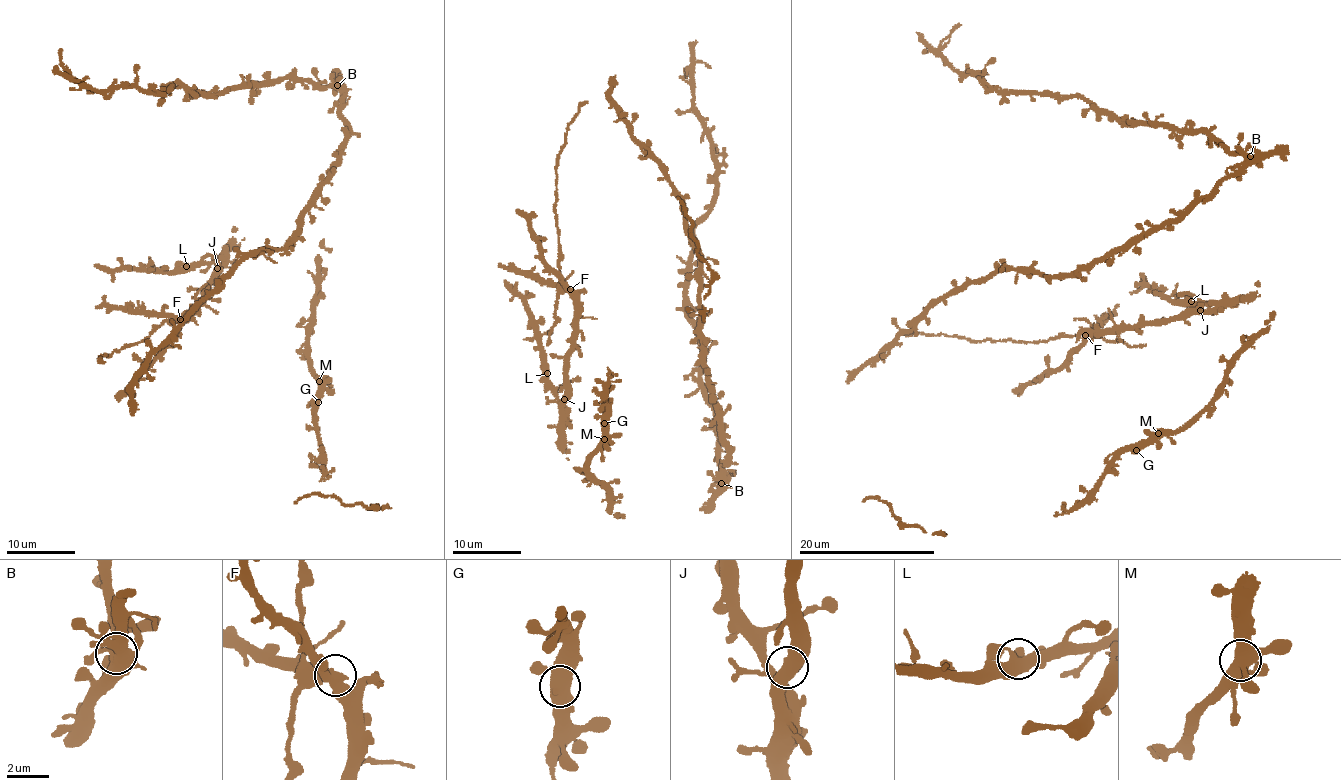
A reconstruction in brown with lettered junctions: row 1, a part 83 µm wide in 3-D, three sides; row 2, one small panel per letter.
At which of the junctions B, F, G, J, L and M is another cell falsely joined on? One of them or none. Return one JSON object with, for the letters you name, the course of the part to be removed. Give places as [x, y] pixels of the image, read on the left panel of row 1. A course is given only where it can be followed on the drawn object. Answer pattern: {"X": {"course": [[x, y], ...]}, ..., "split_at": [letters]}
{"F": {"course": [[179, 320], [168, 319], [153, 327], [146, 339], [98, 356], [104, 362]]}, "split_at": ["F"]}

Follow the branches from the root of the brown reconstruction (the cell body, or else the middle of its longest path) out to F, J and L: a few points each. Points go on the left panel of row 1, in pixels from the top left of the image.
F: (103, 361), (100, 361), (100, 355), (112, 355), (123, 346), (144, 341), (165, 320), (179, 320)
J: (103, 361), (100, 355), (144, 341), (165, 320), (199, 308), (206, 299), (206, 287), (216, 280), (217, 268)
L: (103, 361), (100, 355), (144, 341), (165, 320), (205, 301), (206, 287), (219, 272), (216, 265), (186, 266)

